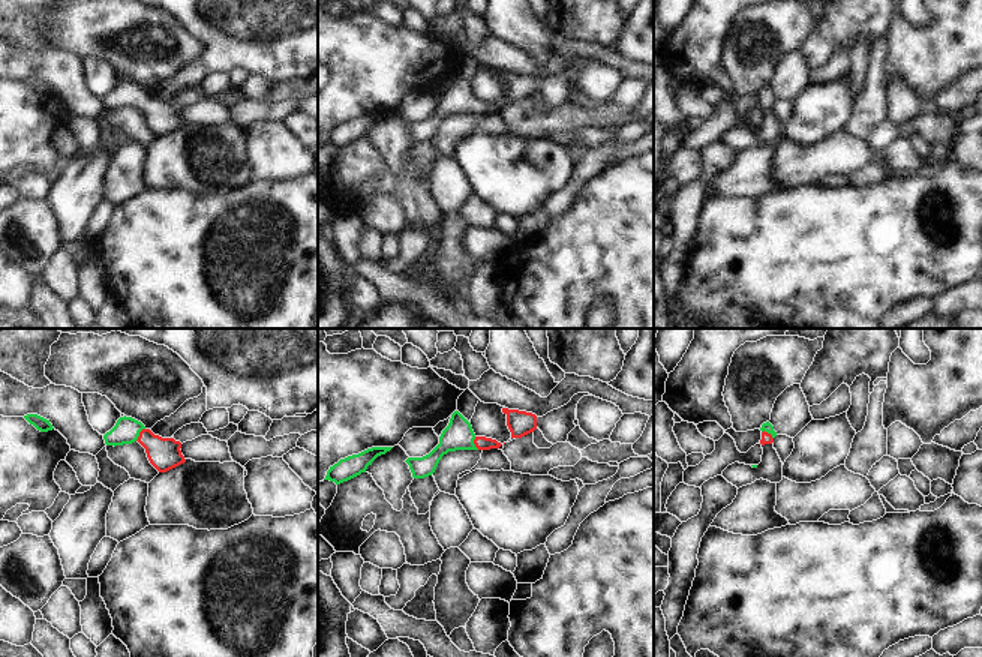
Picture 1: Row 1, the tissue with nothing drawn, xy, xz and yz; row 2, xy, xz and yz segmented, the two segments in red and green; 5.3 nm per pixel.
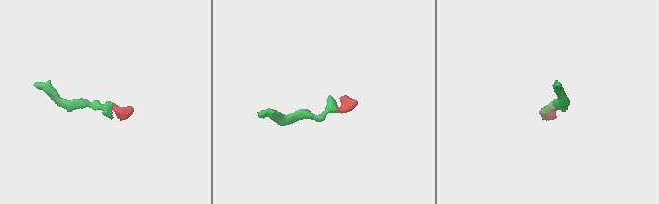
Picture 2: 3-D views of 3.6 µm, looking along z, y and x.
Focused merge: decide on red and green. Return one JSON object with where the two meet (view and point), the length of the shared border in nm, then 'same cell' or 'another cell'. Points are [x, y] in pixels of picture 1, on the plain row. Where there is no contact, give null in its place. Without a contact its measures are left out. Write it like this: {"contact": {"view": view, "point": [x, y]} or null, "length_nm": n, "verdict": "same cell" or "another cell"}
{"contact": {"view": "xy", "point": [140, 98]}, "length_nm": 90, "verdict": "same cell"}

